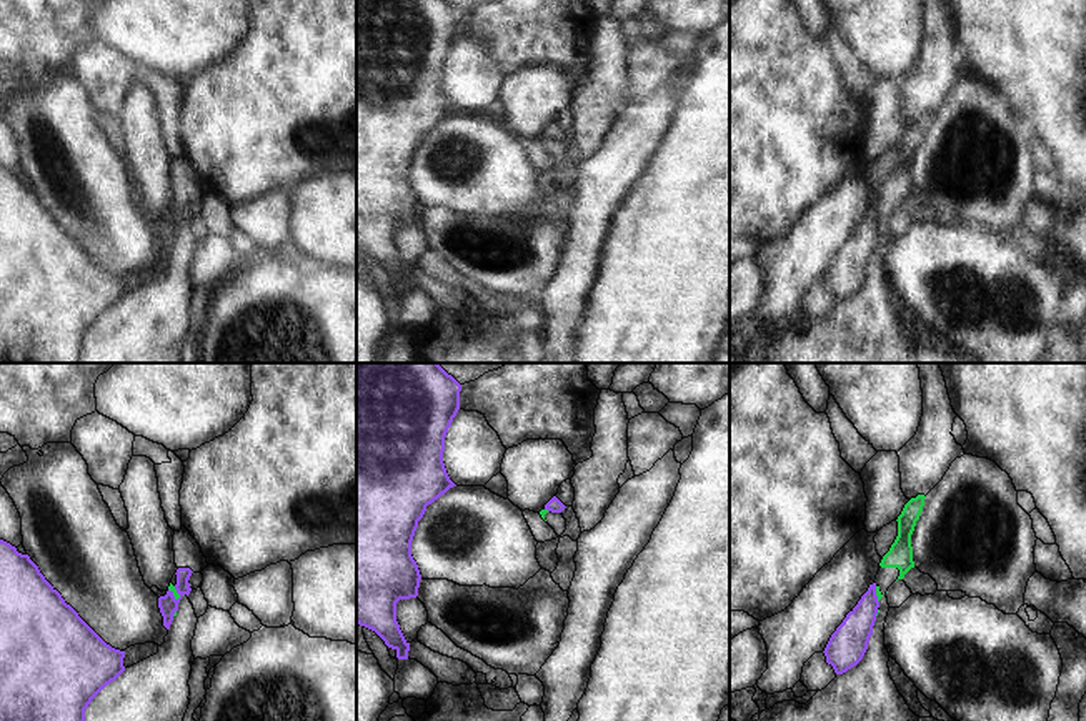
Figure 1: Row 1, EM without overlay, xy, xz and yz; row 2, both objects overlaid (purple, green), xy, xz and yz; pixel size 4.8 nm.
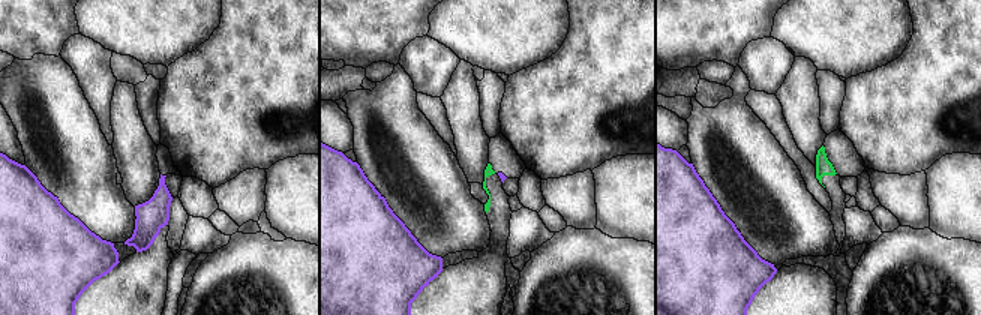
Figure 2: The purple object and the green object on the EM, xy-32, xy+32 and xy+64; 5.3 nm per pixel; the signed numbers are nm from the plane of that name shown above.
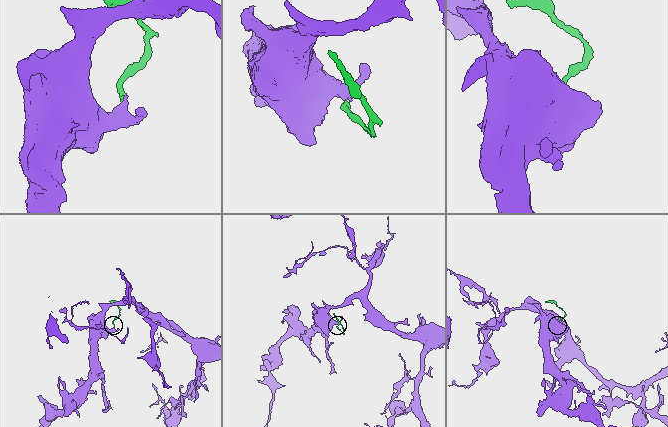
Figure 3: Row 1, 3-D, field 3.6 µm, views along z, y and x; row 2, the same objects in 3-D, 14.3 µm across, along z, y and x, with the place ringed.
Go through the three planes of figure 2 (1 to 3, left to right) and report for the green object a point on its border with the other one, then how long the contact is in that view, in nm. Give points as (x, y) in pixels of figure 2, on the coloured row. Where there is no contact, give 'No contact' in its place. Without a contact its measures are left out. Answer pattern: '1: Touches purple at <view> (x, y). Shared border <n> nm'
1: No contact
2: No contact
3: No contact.

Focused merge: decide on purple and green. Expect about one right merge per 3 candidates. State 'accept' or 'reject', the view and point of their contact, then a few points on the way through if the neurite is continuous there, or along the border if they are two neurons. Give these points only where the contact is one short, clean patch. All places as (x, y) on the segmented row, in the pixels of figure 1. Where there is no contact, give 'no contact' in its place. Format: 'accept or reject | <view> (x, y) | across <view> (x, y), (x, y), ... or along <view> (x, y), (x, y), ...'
reject | xy (177, 591) | along xy (169, 588), (180, 596)

